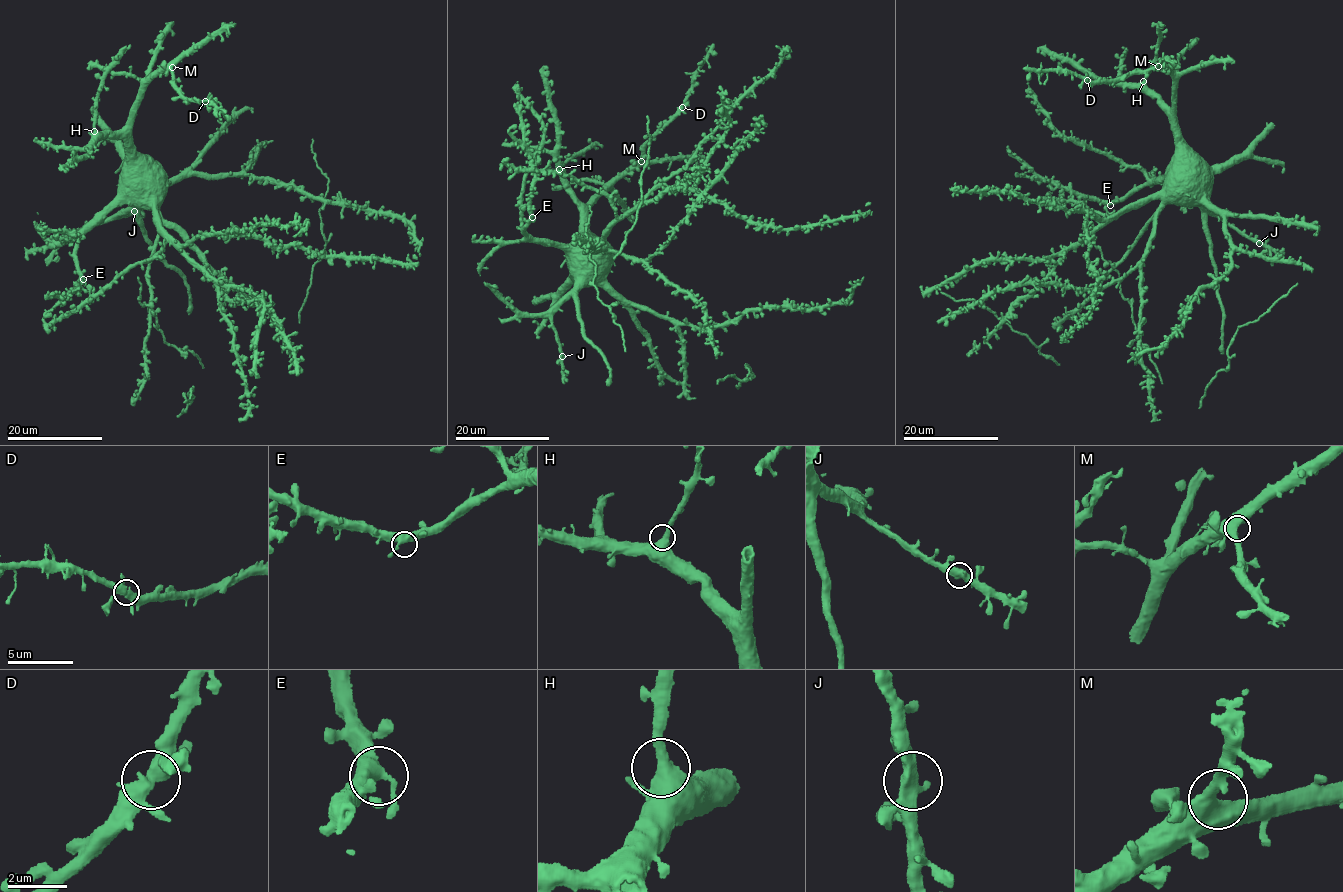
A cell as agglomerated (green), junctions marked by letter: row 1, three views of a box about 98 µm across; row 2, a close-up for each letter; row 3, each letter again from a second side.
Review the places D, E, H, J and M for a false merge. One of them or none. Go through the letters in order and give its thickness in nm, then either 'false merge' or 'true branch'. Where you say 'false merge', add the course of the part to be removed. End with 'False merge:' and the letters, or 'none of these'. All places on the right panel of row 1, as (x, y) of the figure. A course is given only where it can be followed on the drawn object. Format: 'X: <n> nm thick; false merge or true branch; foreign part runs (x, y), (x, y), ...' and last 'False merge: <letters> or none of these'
D: 400 nm thick; true branch
E: 440 nm thick; true branch
H: 420 nm thick; true branch
J: 440 nm thick; true branch
M: 480 nm thick; true branch
False merge: none of these

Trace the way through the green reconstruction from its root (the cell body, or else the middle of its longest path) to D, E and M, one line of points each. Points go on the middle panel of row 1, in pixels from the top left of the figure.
D: (583, 248), (589, 208), (601, 189), (630, 168), (640, 158), (643, 142), (682, 107)
E: (583, 248), (582, 240), (565, 246), (527, 235), (524, 226), (532, 217)
M: (583, 248), (589, 208), (601, 189), (633, 170), (641, 161)

